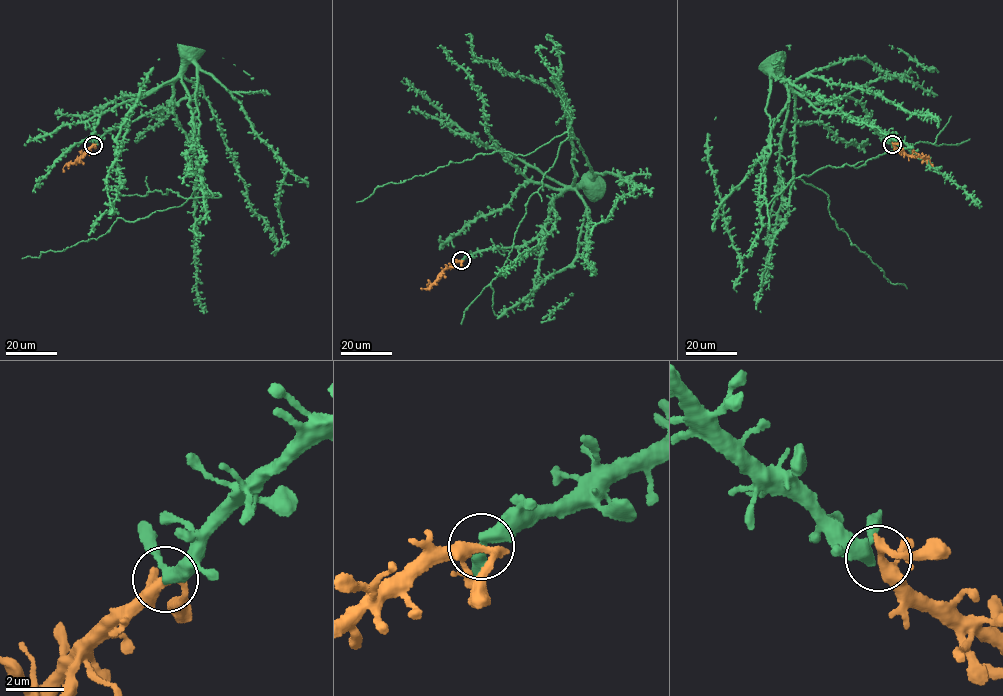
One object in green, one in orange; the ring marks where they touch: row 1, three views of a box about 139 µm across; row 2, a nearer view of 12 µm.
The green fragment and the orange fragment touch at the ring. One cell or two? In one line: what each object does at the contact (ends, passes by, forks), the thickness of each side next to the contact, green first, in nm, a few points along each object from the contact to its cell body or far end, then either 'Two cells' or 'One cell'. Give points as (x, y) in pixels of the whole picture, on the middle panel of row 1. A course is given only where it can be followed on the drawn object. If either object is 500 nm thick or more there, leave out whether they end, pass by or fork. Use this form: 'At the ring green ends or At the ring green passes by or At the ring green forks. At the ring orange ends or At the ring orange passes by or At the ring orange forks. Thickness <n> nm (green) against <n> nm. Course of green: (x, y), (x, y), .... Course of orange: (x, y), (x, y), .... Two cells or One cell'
At the ring green passes by. At the ring orange forks. Thickness 360 nm (green) against 300 nm. Course of green: (461, 260), (535, 239), (550, 202), (573, 185), (558, 91), (572, 122), (535, 151), (475, 155), (356, 202). Course of orange: (461, 260), (445, 269), (427, 288), (420, 289). One cell

